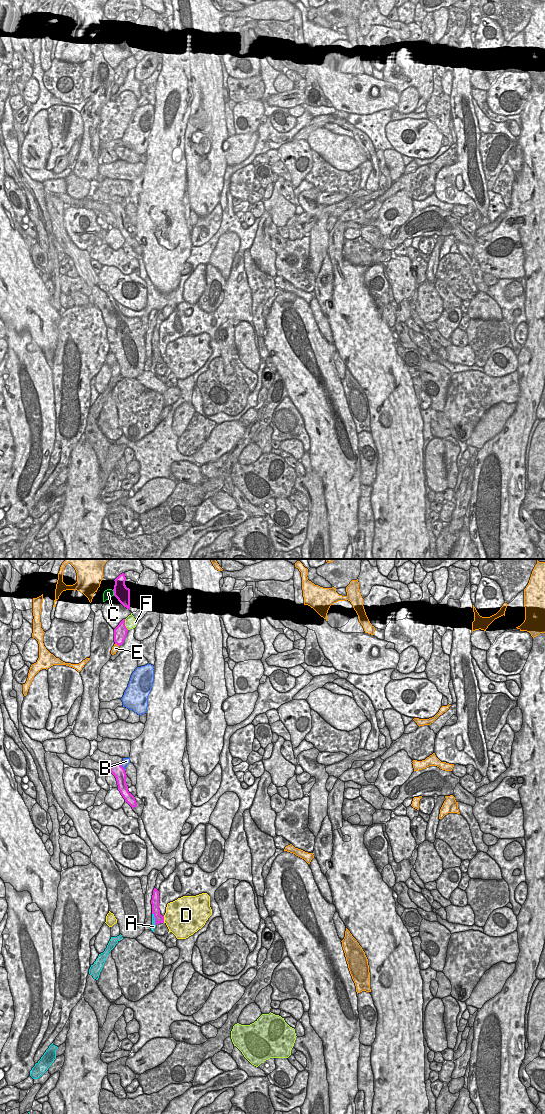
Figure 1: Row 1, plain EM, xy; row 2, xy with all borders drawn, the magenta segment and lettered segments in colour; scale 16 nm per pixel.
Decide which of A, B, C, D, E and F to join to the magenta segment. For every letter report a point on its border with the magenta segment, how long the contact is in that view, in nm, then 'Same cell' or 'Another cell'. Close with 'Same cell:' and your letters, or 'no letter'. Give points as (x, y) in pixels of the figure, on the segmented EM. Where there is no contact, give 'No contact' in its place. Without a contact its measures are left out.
A: Touches magenta at xy (155, 919). Shared border 220 nm. Another cell
B: Touches magenta at xy (121, 766). Shared border 130 nm. Another cell
C: Touches magenta at xy (114, 593). Shared border 100 nm. Another cell
D: Touches magenta at xy (163, 919). Shared border 110 nm. Another cell
E: Touches magenta at xy (117, 644). Shared border 80 nm. Another cell
F: Touches magenta at xy (124, 624). Shared border 190 nm. Another cell
Same cell: no letter.

